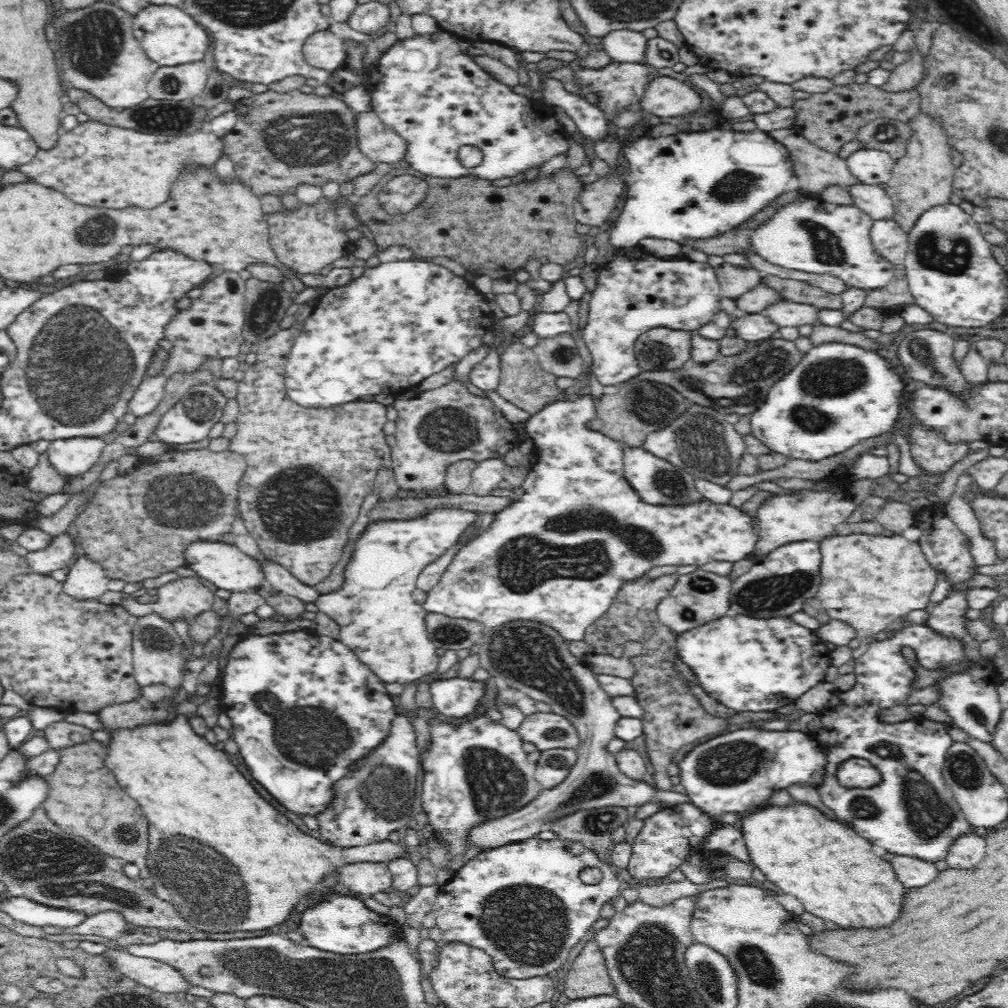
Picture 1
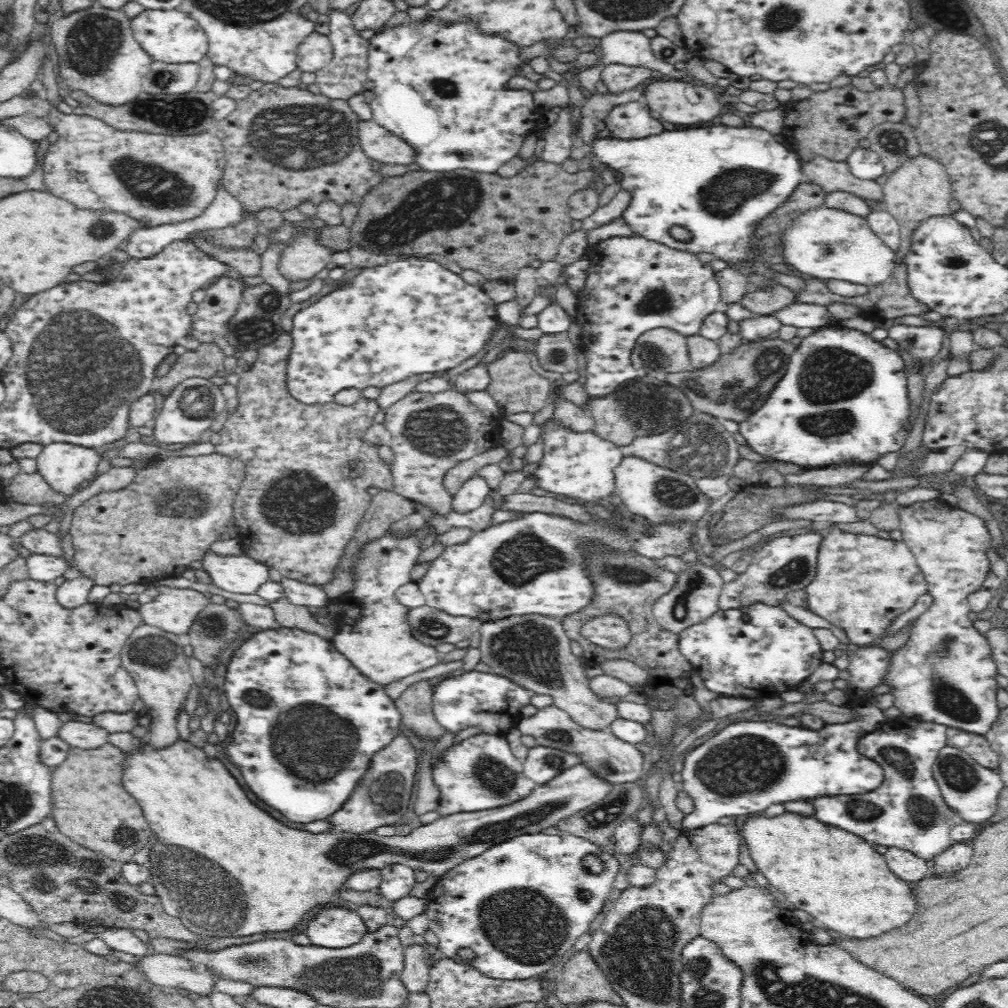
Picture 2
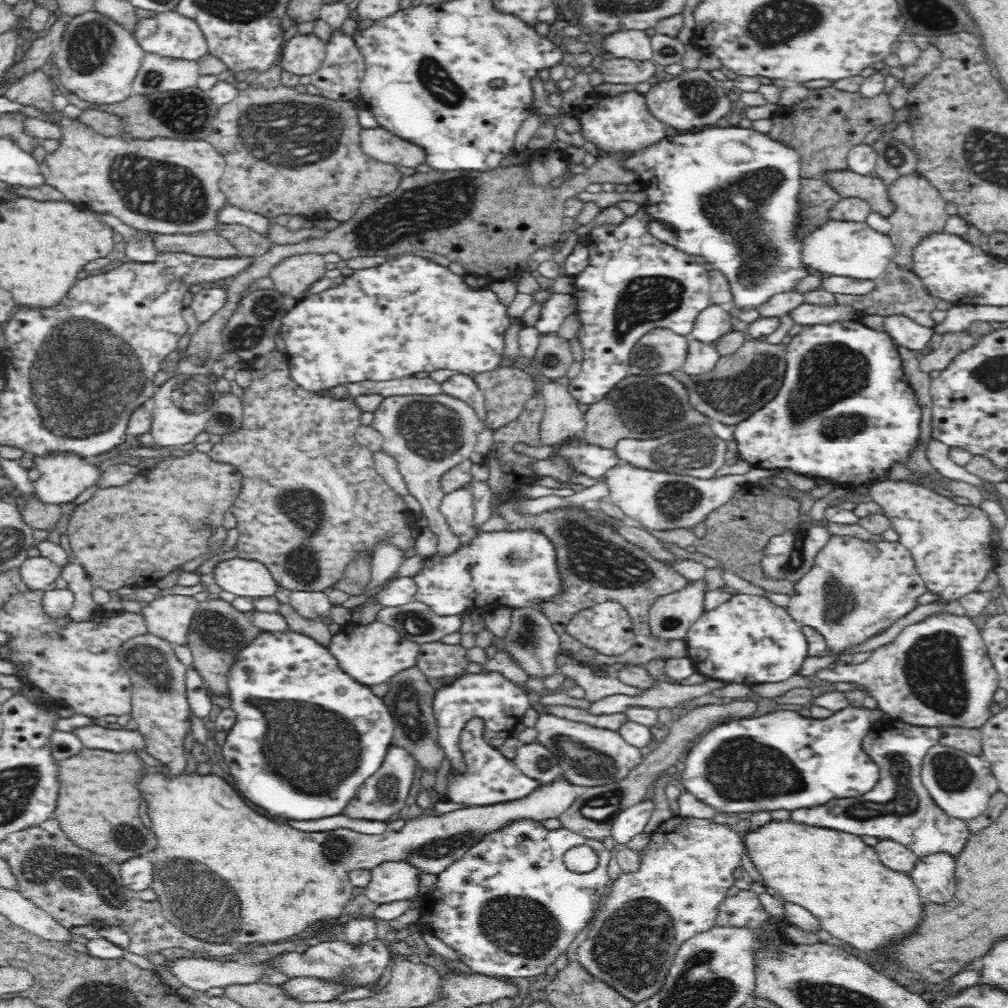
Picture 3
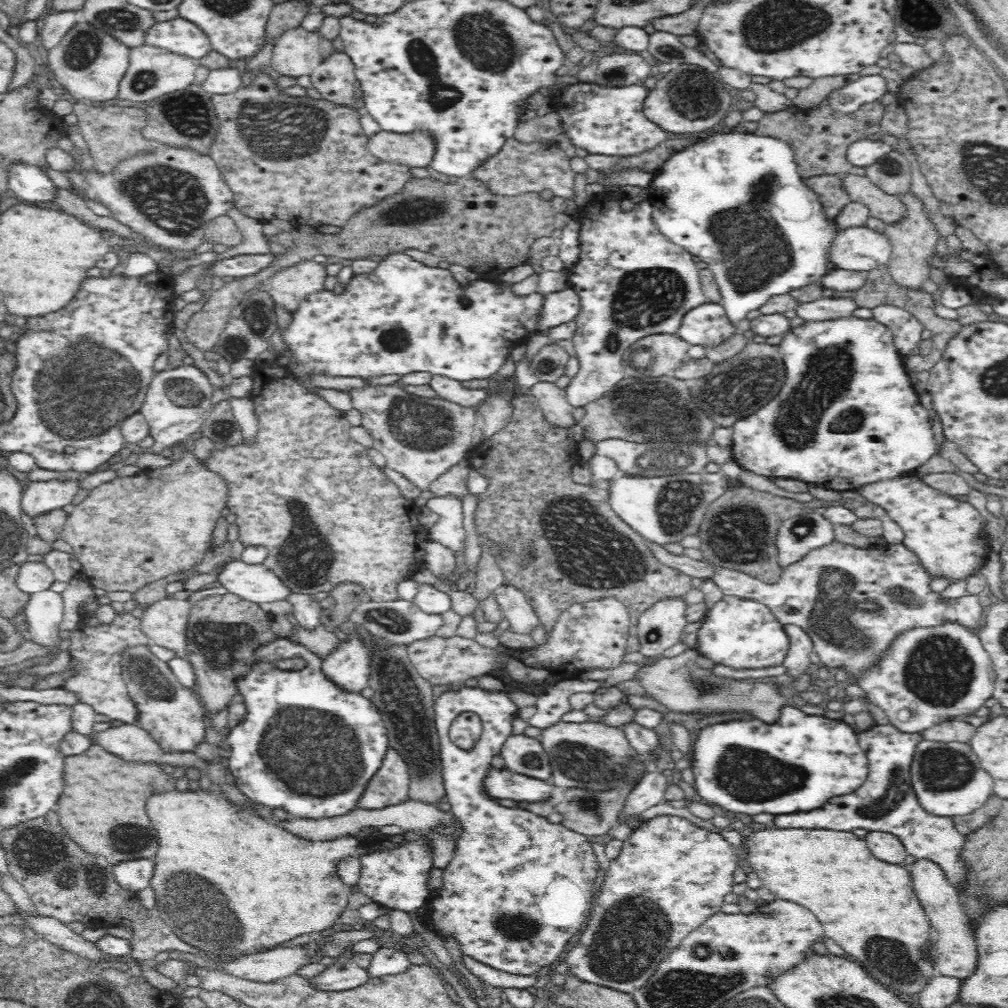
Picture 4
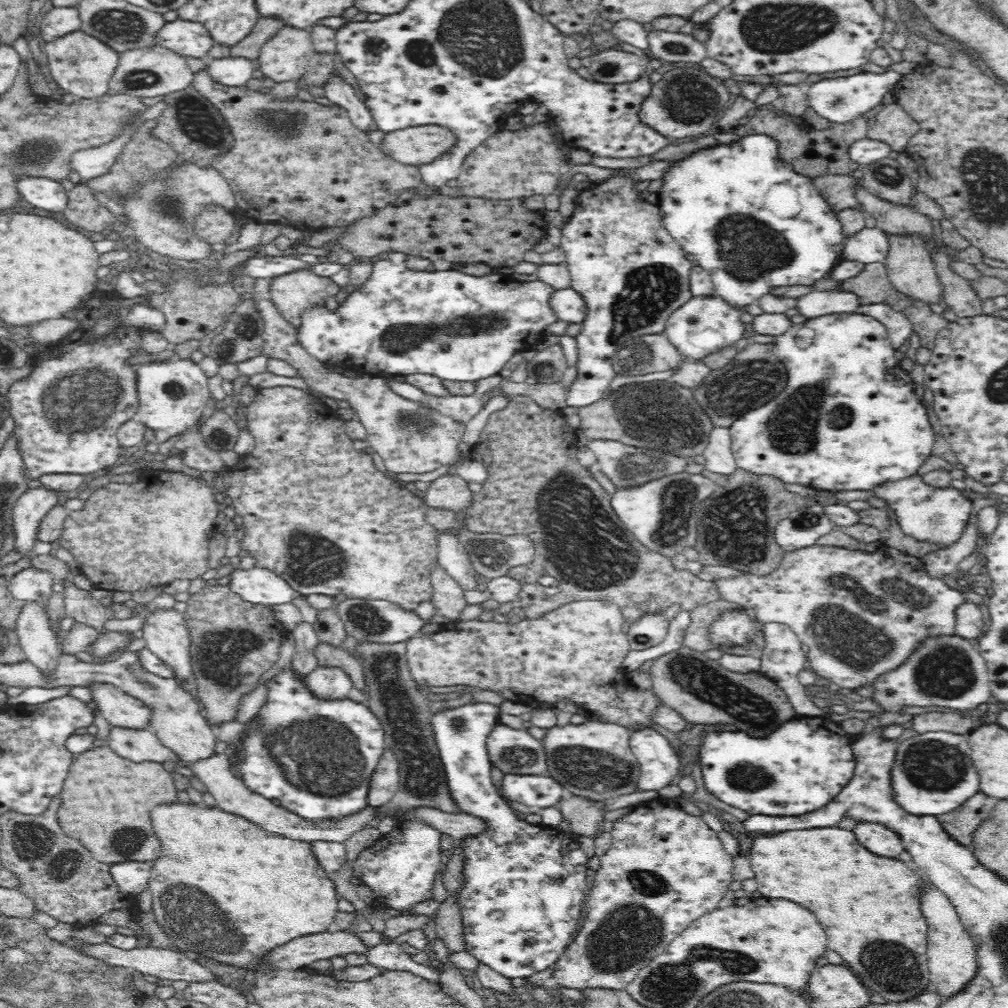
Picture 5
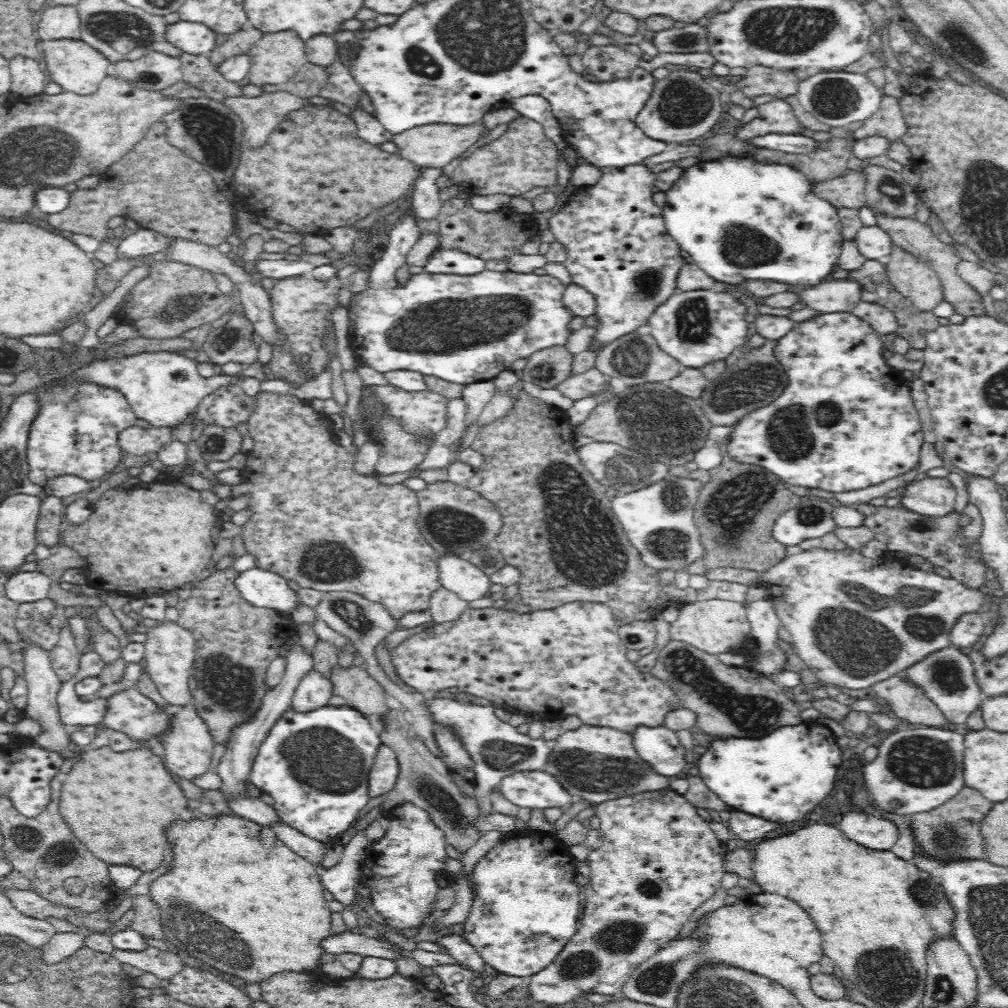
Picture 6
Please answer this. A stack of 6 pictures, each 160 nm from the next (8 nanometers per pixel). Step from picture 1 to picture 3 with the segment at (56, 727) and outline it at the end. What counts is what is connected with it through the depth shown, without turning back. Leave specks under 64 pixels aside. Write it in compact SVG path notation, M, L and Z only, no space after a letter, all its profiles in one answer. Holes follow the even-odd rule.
M94 725L73 730L73 733L81 738L85 748L108 750L114 754L148 752L146 740L138 729L112 729Z

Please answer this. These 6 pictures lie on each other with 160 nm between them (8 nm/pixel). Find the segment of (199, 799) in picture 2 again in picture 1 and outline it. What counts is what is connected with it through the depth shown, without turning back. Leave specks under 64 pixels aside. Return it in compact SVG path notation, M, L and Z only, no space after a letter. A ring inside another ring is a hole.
M514 620L498 624L494 628L486 628L479 649L480 666L492 677L504 678L511 689L516 688L535 701L546 702L551 706L552 712L568 718L582 738L582 744L575 749L579 759L564 781L553 788L542 789L534 800L530 800L520 810L514 809L510 814L485 818L476 825L468 826L460 835L461 843L457 846L457 853L452 853L451 839L446 835L438 837L435 833L432 838L446 847L452 860L470 848L487 851L516 840L532 838L540 832L548 831L549 826L556 821L580 810L611 806L636 809L650 798L661 798L670 806L691 804L689 796L681 789L659 791L651 788L648 779L635 782L617 771L613 754L605 751L605 746L614 738L614 728L621 717L620 713L612 704L611 697L602 691L596 674L586 663L585 656L574 656L568 647L568 640L555 628L538 620ZM178 715L168 724L160 722L130 730L117 730L110 742L108 768L112 768L122 790L142 806L142 812L148 818L152 846L148 847L146 858L154 882L154 893L158 898L168 901L182 919L198 930L199 935L212 936L213 932L238 930L256 932L274 928L286 922L296 906L304 902L326 876L337 876L340 868L347 864L388 864L396 859L410 859L416 863L425 859L420 848L406 849L403 841L396 843L386 839L373 841L372 844L344 846L328 844L323 837L314 838L300 832L297 825L284 820L280 812L276 812L264 798L256 794L248 780L230 764L224 752L207 743L204 736L194 733L183 715Z

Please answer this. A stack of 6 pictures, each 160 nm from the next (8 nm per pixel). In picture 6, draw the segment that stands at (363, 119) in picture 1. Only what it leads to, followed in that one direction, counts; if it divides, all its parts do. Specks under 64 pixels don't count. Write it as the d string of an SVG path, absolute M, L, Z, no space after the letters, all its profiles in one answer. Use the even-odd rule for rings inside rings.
M474 120L470 124L426 124L395 135L393 142L399 146L399 154L418 165L422 170L442 169L454 158L474 146L486 134L486 124Z

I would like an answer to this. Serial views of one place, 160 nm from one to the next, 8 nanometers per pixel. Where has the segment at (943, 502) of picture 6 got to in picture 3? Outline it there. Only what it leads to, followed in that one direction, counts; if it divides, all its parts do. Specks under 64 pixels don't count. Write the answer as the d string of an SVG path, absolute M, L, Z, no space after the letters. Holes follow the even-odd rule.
M890 477L882 482L878 480L871 482L866 494L884 509L883 514L888 517L890 526L899 534L899 541L911 552L916 568L927 584L927 588L939 594L940 600L946 602L976 591L986 574L993 570L995 546L990 535L991 523L988 515L979 507L971 504L962 505L959 502L956 504L952 499L926 486L894 480Z

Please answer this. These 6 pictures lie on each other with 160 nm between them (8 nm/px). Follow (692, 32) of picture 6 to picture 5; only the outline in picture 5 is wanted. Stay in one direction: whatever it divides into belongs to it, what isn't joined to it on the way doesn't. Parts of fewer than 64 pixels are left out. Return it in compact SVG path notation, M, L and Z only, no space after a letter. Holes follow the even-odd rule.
M654 30L648 32L648 42L652 54L670 62L698 63L708 55L705 42L700 42L693 35L682 32Z

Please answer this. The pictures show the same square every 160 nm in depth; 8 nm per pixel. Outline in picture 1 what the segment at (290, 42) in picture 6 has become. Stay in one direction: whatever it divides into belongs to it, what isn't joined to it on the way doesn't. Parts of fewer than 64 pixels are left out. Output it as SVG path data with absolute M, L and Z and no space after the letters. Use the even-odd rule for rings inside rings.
M328 28L315 32L303 44L302 56L313 68L334 71L344 60L342 39Z

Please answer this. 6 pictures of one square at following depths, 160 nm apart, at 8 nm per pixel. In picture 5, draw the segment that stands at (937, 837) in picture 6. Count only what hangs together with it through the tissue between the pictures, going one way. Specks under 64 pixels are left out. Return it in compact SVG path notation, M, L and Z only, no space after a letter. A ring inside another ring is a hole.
M976 792L951 812L937 815L935 818L940 830L948 835L948 839L952 839L952 842L961 847L970 846L974 840L974 830L990 814L994 804L996 800L988 798L982 792Z

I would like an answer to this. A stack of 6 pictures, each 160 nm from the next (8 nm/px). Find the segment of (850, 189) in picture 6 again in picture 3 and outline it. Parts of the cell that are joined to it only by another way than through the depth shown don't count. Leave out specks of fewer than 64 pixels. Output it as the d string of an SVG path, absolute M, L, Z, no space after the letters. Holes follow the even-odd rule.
M824 178L801 179L803 203L803 215L807 223L808 234L823 227L830 218L830 211L843 199L843 196L832 188L832 185Z

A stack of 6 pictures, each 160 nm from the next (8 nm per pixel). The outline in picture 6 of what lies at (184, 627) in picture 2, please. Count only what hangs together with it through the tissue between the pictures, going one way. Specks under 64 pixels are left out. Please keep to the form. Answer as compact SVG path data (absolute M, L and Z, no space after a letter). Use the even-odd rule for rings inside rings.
M166 620L161 625L150 627L147 632L147 641L143 644L142 658L146 660L146 674L152 684L158 689L158 694L166 700L173 709L192 706L193 697L190 691L188 678L195 662L195 640L192 633L180 625Z

